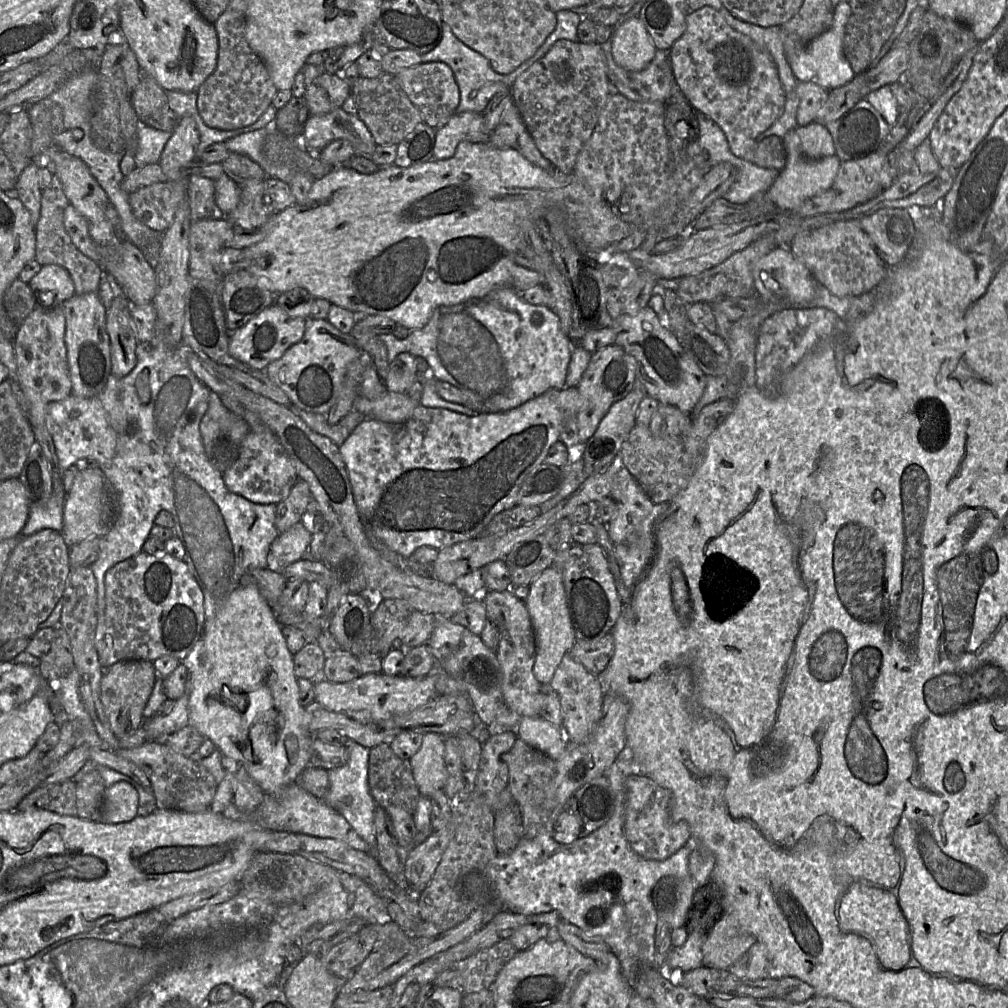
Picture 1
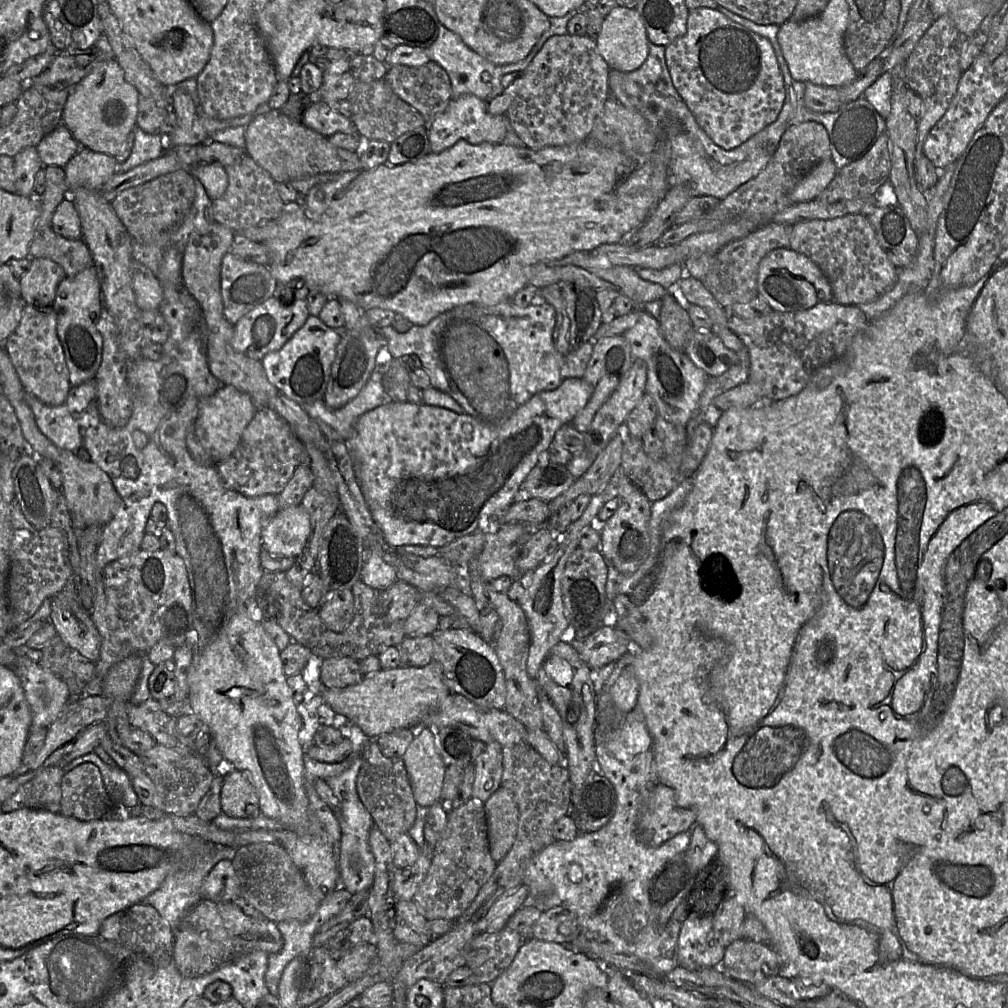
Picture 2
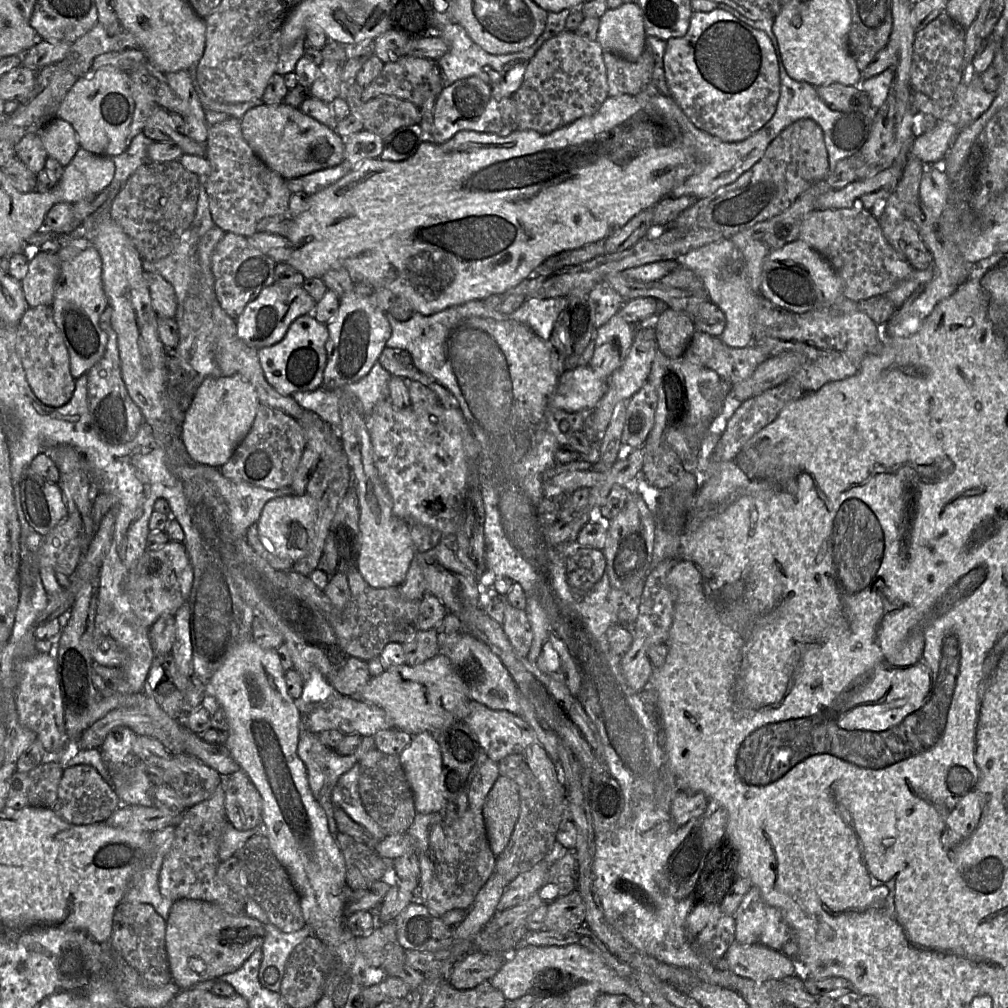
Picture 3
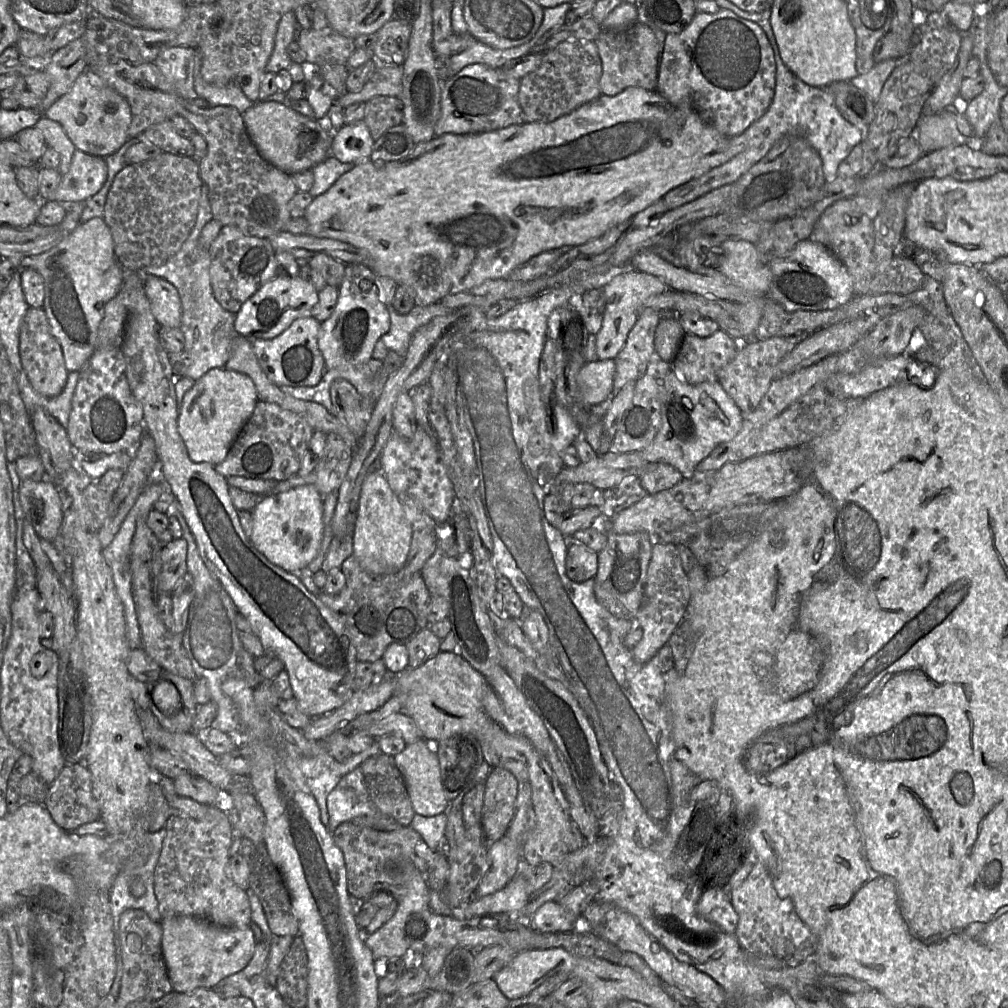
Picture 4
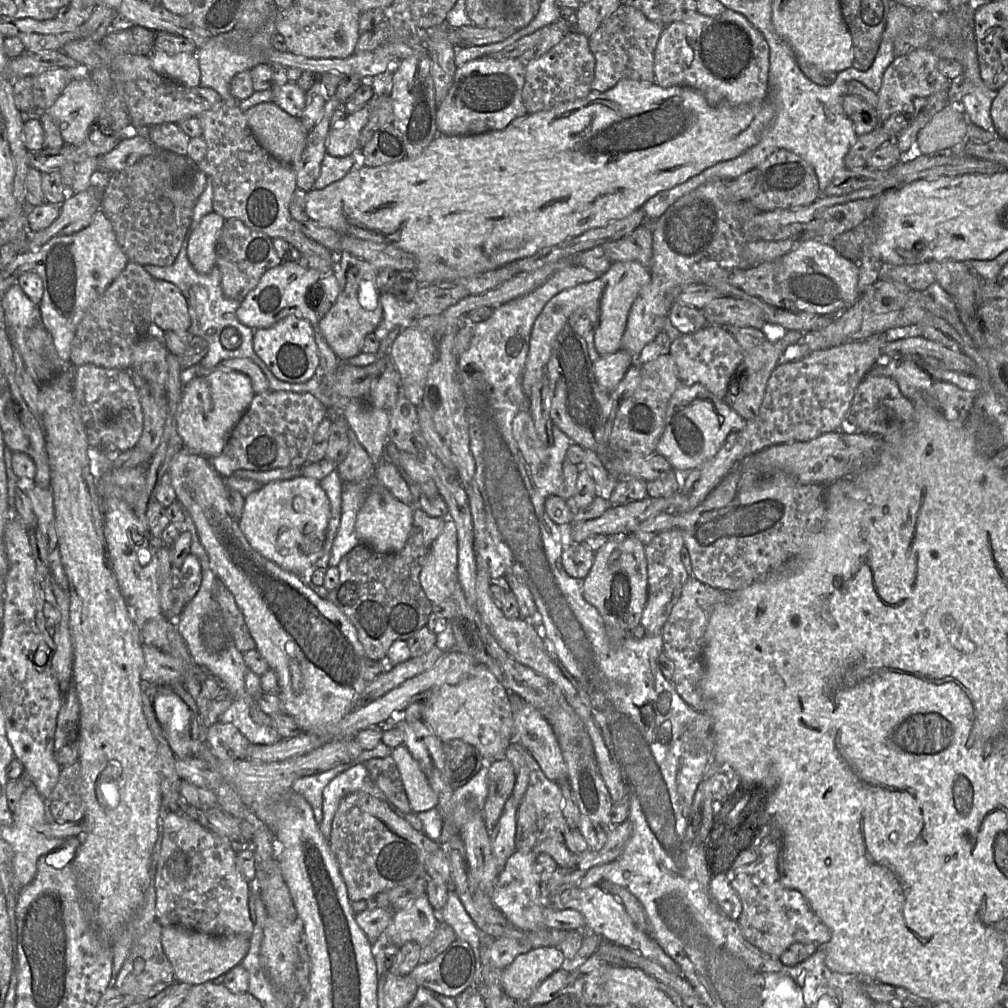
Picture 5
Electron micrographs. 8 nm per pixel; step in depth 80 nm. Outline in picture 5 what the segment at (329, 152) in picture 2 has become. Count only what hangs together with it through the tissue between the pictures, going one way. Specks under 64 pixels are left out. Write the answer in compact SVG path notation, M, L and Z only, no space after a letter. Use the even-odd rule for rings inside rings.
M272 102L259 104L244 114L253 135L269 154L289 165L299 161L309 135L300 118L289 115Z

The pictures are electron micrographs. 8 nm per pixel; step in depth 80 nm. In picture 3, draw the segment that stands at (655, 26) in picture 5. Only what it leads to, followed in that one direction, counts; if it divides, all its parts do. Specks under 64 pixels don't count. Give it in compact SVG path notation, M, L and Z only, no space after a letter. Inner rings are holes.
M647 42L645 50L636 61L628 61L608 51L603 51L603 60L606 67L609 96L619 96L622 94L637 95L651 80L654 58L650 49L647 47Z

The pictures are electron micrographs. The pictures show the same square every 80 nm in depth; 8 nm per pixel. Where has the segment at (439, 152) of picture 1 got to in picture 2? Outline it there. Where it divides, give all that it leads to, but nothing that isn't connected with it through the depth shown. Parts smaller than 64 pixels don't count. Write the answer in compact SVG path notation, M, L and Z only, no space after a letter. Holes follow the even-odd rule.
M463 94L457 98L453 98L447 108L438 114L431 123L424 123L427 128L431 152L439 153L453 146L458 140L465 139L472 144L482 142L501 143L505 135L511 128L511 124L506 114L493 115L487 109L487 101L482 100L473 94Z

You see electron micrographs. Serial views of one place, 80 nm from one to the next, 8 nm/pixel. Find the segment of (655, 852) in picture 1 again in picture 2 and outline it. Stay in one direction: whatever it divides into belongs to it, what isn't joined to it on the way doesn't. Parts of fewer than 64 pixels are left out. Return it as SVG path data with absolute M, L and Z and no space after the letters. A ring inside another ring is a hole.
M656 782L641 804L636 834L644 845L657 847L695 824L694 811L678 807L675 791Z

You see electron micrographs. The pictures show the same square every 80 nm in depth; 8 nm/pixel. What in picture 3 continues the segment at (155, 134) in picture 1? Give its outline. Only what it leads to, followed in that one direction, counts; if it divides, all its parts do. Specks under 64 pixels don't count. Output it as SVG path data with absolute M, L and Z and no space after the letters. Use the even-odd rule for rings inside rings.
M140 132L133 138L123 153L111 157L115 164L115 174L112 182L105 188L109 193L111 190L118 190L141 165L152 162L147 159L147 149L153 142L143 132Z

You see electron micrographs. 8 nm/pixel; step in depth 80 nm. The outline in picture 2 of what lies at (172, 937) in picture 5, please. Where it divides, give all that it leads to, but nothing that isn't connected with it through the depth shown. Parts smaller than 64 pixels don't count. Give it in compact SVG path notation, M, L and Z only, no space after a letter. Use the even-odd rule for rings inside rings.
M200 898L178 923L173 935L173 959L179 972L186 977L210 973L219 966L255 950L263 950L271 954L280 951L283 946L281 933L273 921L246 915L235 901L216 902Z

